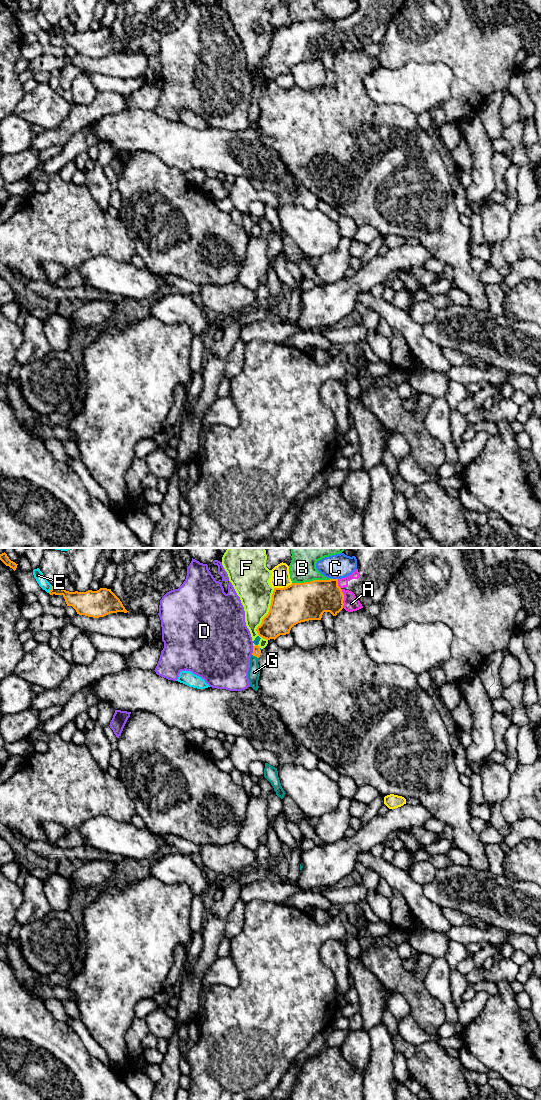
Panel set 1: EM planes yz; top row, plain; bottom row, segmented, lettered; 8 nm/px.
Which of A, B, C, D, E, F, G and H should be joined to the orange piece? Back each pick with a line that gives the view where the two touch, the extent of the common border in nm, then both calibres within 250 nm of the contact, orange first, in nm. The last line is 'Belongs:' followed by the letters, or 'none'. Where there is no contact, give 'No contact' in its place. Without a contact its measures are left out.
A: Touches orange in yz. Shared border 240 nm. Thickness 280 nm (orange) against 120 nm
G: Touches orange in yz. Shared border 70 nm. Thickness 60 nm (orange) against 100 nm
Belongs: A, G

